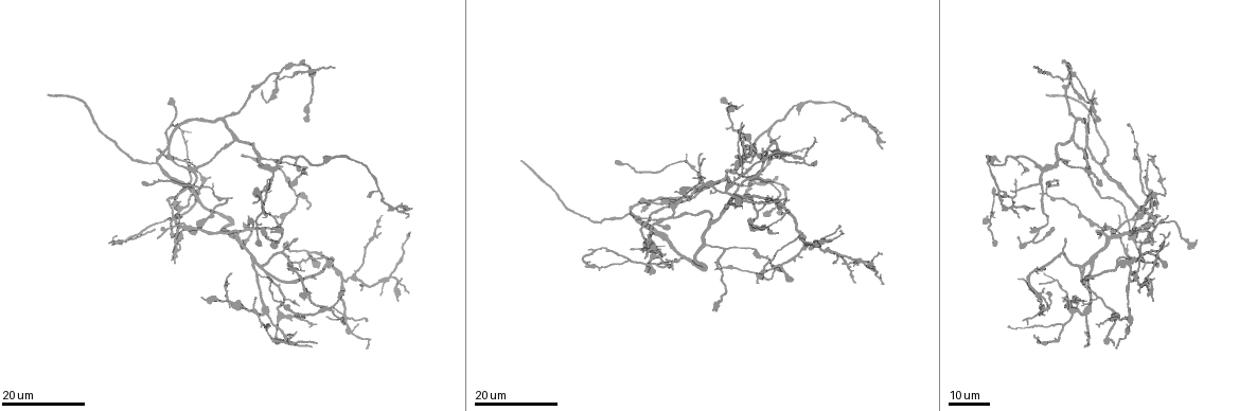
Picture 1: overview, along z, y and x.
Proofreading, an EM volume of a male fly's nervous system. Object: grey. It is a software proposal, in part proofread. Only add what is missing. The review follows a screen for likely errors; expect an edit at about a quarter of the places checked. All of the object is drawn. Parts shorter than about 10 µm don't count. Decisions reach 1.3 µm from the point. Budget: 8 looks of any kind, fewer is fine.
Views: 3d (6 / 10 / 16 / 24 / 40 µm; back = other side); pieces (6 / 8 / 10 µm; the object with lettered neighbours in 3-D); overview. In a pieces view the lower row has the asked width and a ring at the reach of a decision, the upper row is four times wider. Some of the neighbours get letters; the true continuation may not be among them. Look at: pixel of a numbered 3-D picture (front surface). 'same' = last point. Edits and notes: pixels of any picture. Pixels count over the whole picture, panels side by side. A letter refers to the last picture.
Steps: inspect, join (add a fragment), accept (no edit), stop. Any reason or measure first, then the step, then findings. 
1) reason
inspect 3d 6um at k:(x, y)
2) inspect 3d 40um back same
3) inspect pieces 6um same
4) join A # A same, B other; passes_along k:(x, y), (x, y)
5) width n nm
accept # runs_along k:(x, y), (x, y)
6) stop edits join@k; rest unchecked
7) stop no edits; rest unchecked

free end
inspect 3d 16um at 1:(1047, 293)

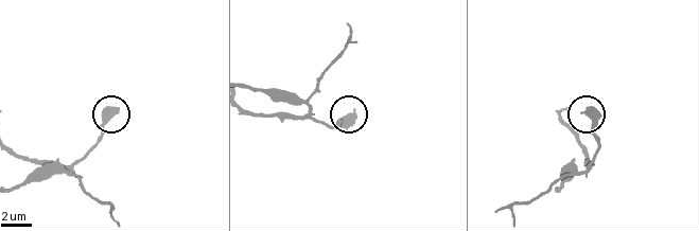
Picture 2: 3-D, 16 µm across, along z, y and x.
what lies round it
inspect pieces 10um at 2:(584, 113)

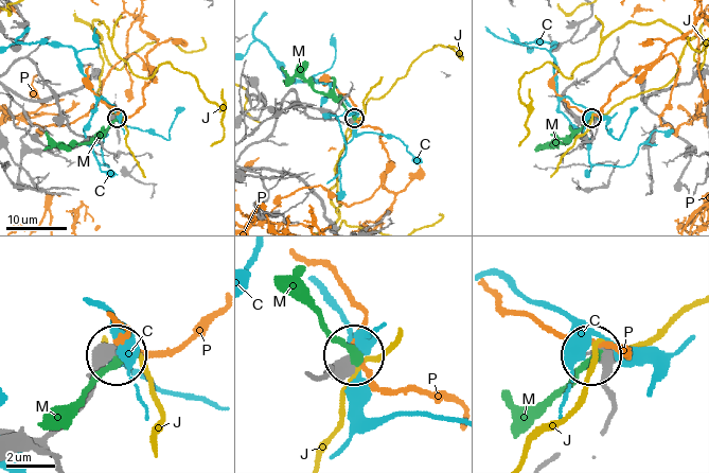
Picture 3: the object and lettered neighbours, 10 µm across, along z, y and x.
accept # C other, J other, M other, P other; runs_along 3:(287, 93), (294, 92), (312, 118), (344, 123), (353, 118); no lettered fragment goes on from it

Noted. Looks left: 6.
free end
inspect 3d 16um at 1:(181, 200)

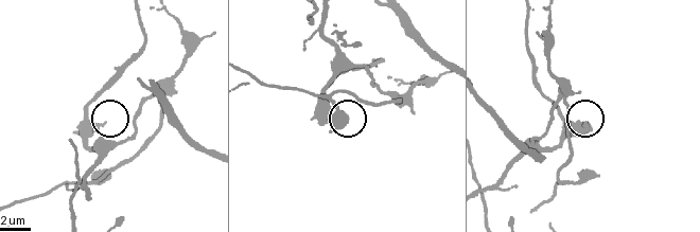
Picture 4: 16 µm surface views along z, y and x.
inspect pieces 10um at 4:(105, 123)

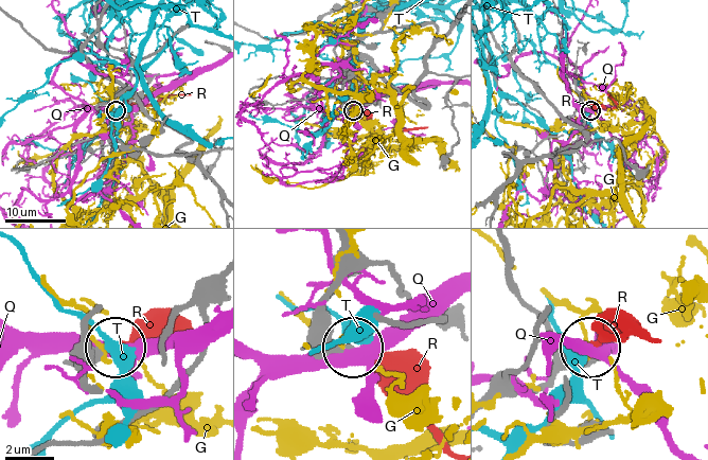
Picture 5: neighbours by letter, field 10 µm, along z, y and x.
accept # G other, Q other, R other, T other; none of them fits

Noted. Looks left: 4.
long arm stops here
inspect 3d 16um at 1:(617, 160)

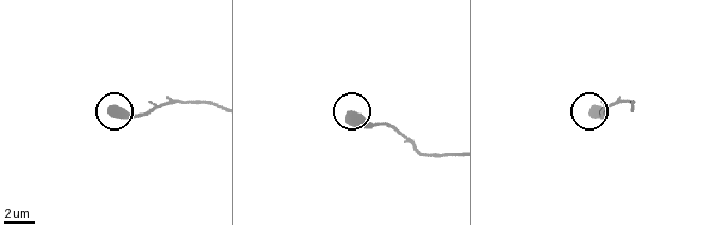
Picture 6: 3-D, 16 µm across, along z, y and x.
what lies round it
inspect pieces 6um at 6:(110, 110)

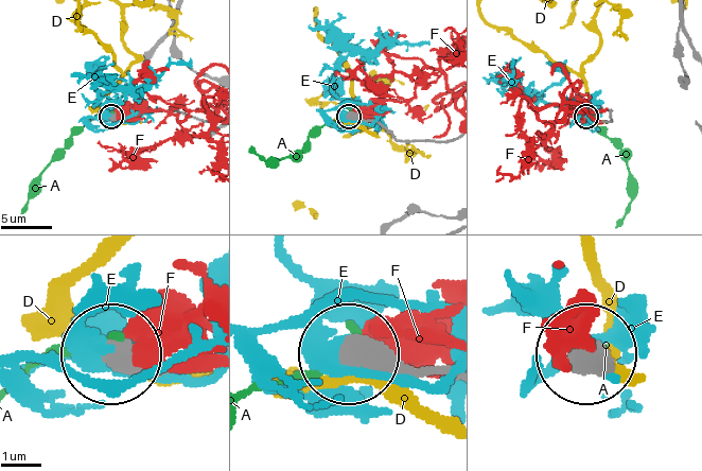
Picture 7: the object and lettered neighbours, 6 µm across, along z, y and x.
accept # A other, D other, E other, F other; runs_along 7:(449, 139), (400, 141), (372, 120), (348, 117); no lettered fragment goes on from it

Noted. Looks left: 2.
tapers out
inspect 3d 16um at 1:(49, 96)

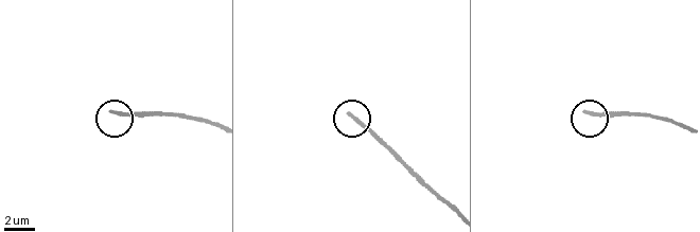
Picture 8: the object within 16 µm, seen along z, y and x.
inspect pieces 6um at 8:(110, 111)

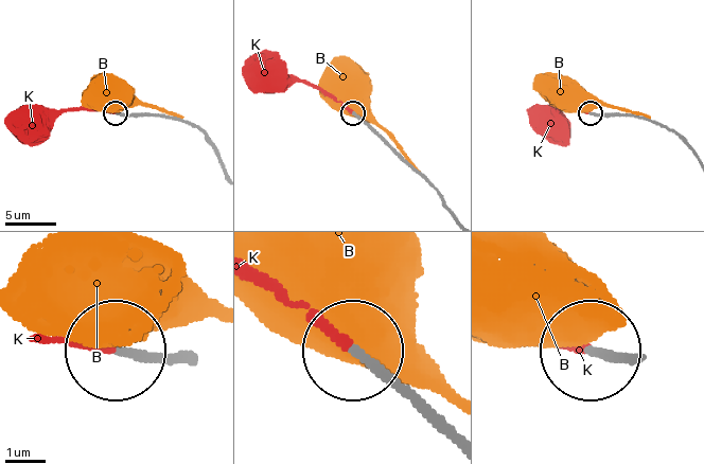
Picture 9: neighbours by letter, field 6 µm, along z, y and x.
width 200 nm
join K # B other, K same; passes_along 9:(173, 358), (41, 337); it goes on there

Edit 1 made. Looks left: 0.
stop edits join@9; rest unchecked

